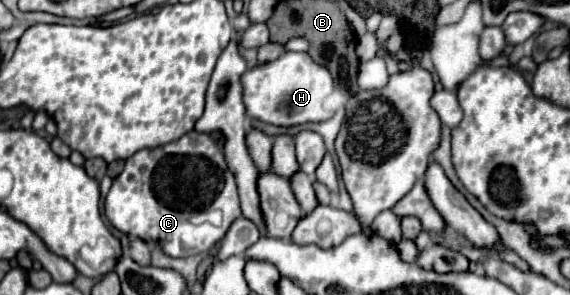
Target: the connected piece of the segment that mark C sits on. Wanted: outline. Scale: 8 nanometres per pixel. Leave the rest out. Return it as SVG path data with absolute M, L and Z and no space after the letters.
M188 132L182 138L158 146L158 148L144 148L130 156L124 164L124 170L104 200L106 218L114 228L124 234L140 236L148 244L156 244L164 248L170 256L188 256L188 254L206 254L218 240L224 238L228 228L236 218L242 216L238 188L234 174L228 170L222 148L210 134Z

